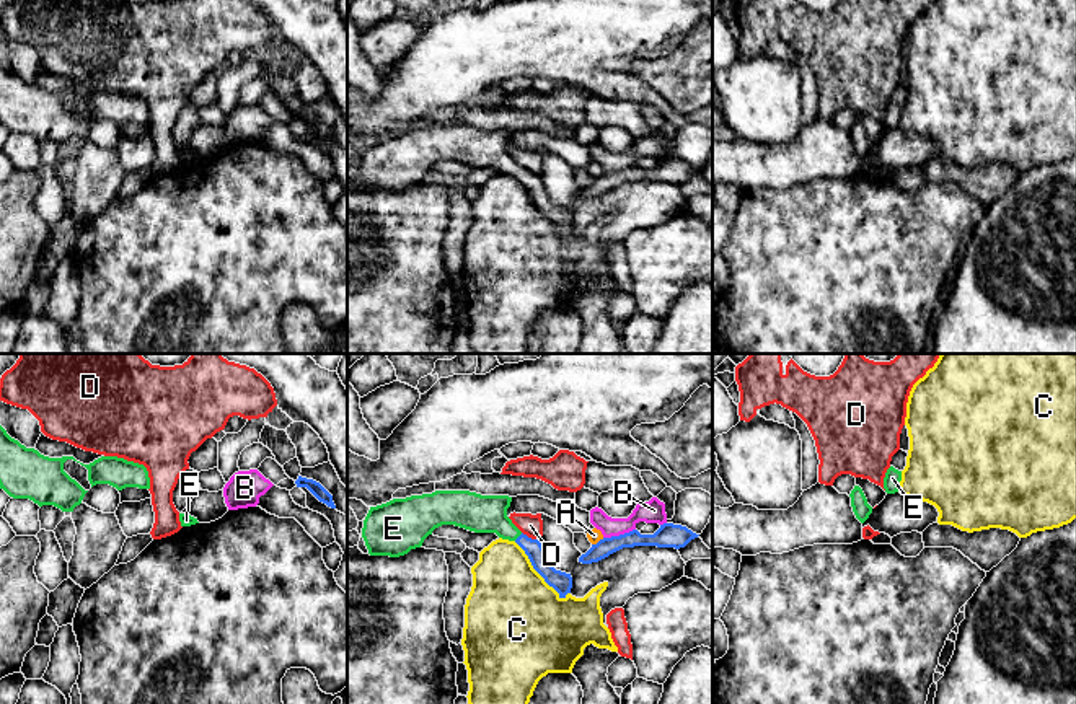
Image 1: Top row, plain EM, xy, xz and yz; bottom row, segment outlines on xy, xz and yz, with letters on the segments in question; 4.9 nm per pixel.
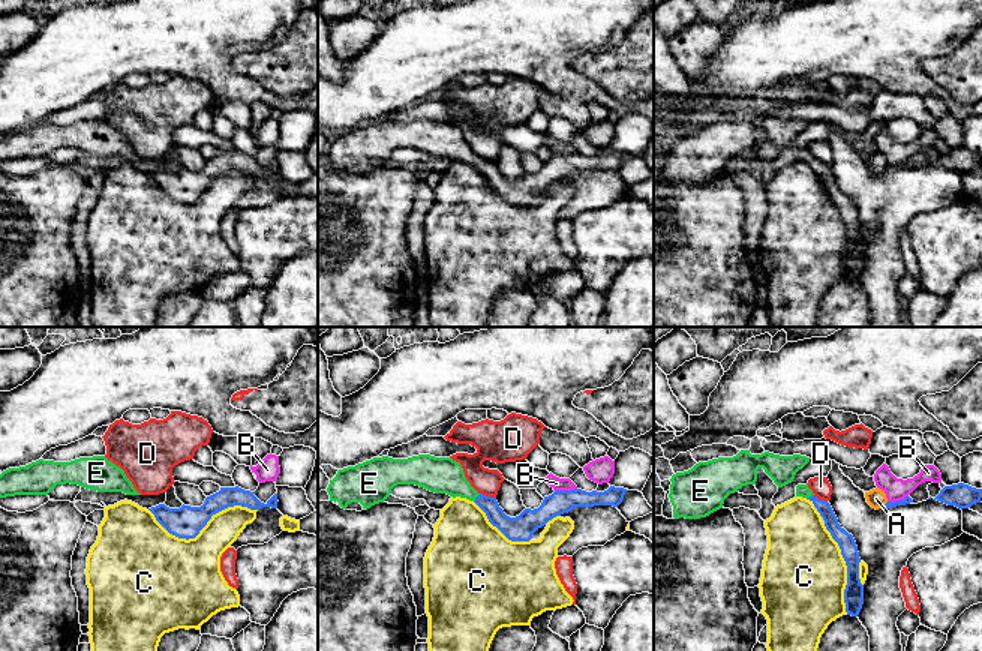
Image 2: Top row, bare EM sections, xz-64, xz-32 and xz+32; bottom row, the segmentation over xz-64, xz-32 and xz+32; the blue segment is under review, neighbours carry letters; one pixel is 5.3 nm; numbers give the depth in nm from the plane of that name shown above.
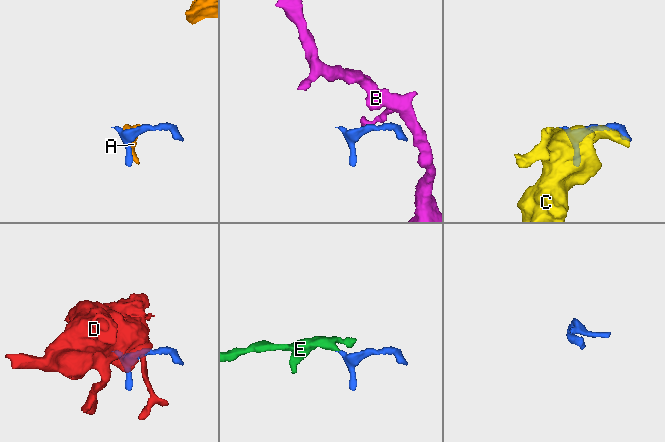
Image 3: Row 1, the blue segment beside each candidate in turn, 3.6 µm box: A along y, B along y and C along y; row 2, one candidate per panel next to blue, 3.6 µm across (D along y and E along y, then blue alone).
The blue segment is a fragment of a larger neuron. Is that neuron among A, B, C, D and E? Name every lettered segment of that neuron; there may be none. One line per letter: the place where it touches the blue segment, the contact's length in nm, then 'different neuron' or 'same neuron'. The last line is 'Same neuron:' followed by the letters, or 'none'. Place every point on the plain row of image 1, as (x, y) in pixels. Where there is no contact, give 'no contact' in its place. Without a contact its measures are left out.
A: xz (599, 176) | 70 nm | different neuron
B: xz (620, 170) | 170 nm | different neuron
C: xz (535, 204) | 380 nm | different neuron
D: xz (530, 173) | 100 nm | different neuron
E: xz (519, 171) | 60 nm | same neuron
Same neuron: E

